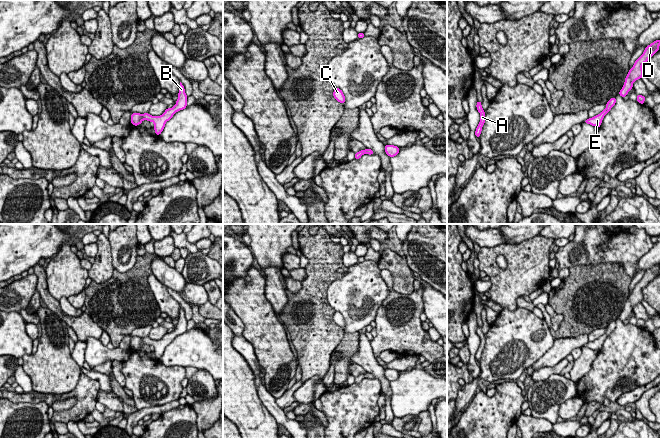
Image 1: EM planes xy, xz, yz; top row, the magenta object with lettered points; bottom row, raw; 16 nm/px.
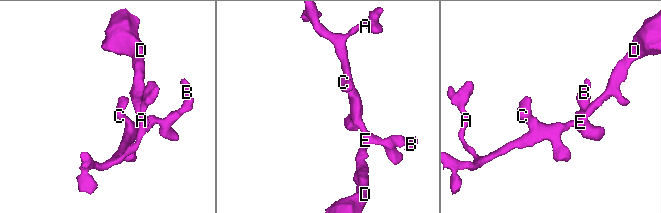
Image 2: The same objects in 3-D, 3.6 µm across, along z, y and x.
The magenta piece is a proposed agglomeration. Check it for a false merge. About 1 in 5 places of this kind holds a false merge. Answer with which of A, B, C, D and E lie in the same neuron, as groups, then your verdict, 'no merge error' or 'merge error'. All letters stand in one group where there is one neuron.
A B C D E; no merge error

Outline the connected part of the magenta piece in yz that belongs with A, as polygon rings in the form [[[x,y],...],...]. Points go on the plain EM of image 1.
[[[477,325],[476,332],[478,336],[480,337],[480,346],[476,352],[475,359],[477,362],[479,362],[482,355],[482,351],[485,347],[485,335],[482,332],[481,325]]]

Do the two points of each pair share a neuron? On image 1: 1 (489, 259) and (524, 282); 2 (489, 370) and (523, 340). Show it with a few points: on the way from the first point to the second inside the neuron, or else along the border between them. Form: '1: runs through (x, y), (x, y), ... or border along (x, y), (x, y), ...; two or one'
1: runs through (492, 269), (504, 281), (514, 281); one
2: runs through (497, 363), (515, 345); one

